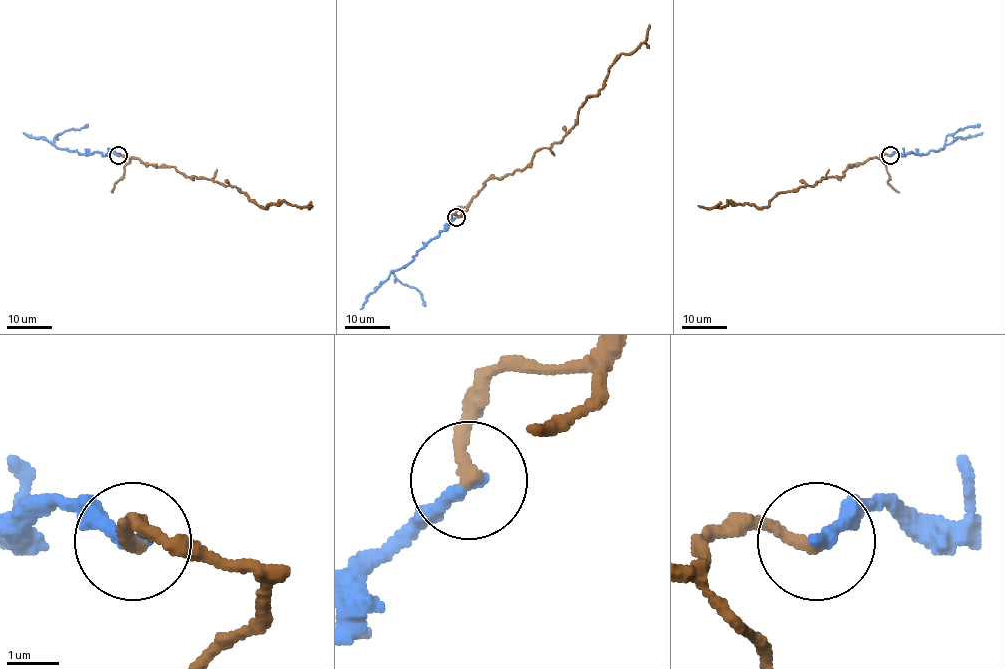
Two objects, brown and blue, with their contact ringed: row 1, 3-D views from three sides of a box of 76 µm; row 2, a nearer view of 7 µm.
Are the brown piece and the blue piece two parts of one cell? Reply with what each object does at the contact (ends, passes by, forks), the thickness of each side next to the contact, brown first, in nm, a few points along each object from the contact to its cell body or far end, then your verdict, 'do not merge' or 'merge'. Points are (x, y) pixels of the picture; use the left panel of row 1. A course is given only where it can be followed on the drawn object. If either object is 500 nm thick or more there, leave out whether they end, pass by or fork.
brown ends | blue ends | 260/280 nm | brown via (118, 155), (211, 179), (238, 189), (264, 208), (283, 200), (308, 208), (312, 205) | blue via (118, 155), (102, 155), (99, 151), (79, 154), (54, 145), (55, 135), (87, 124) | merge

